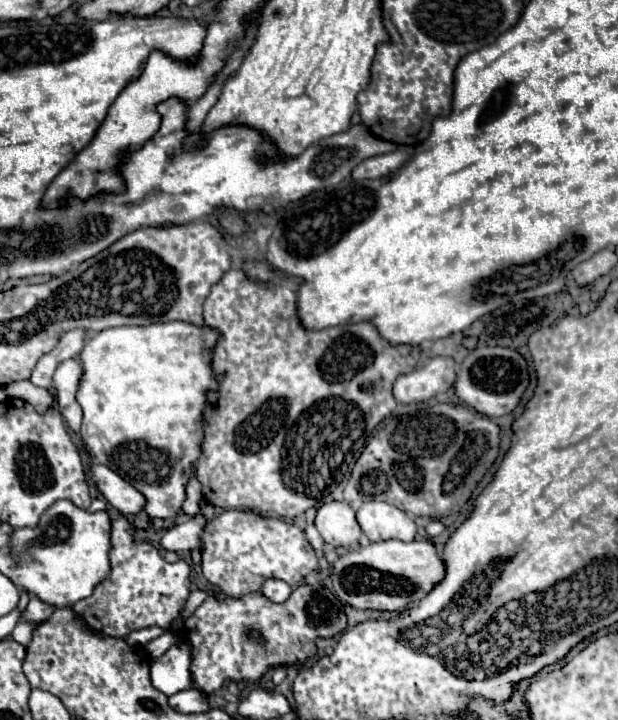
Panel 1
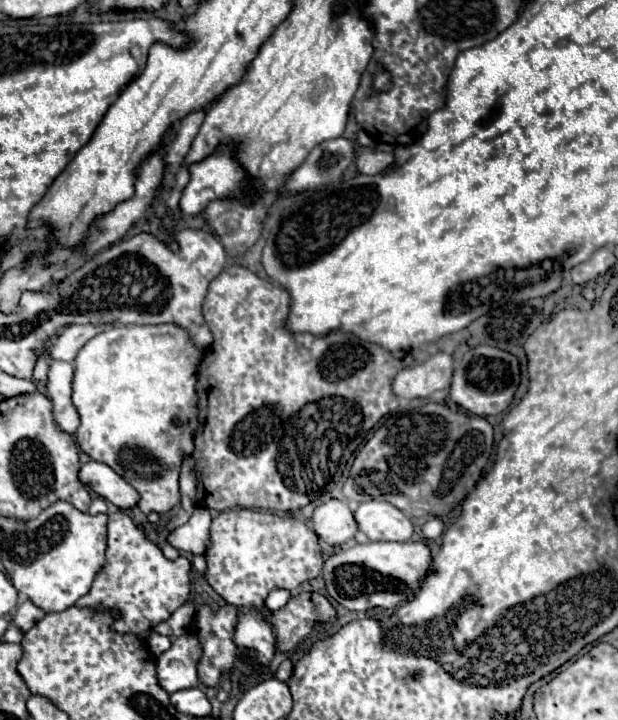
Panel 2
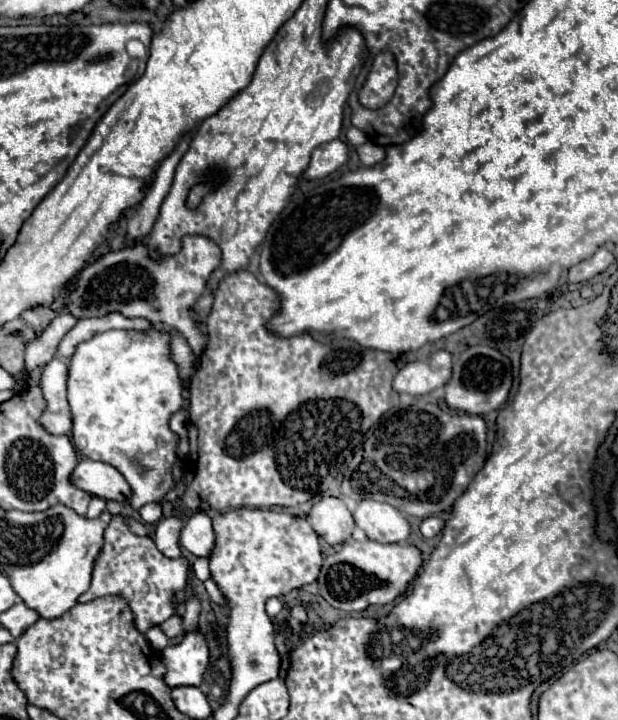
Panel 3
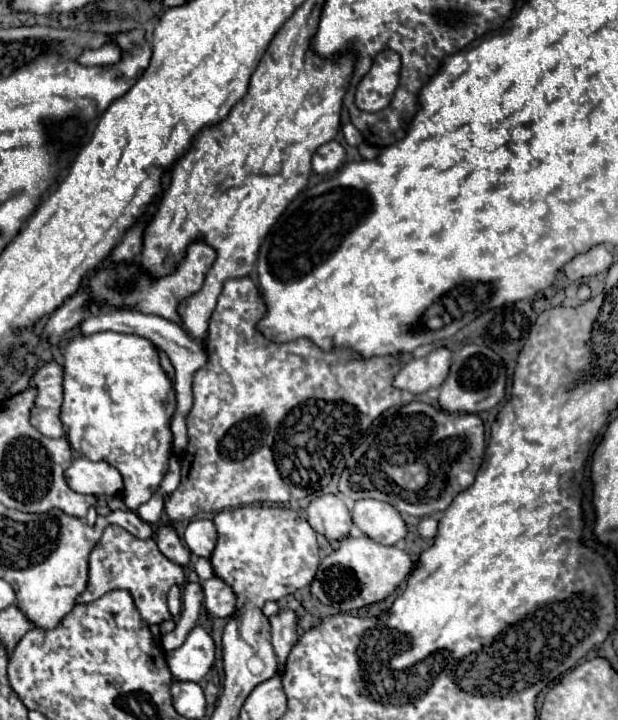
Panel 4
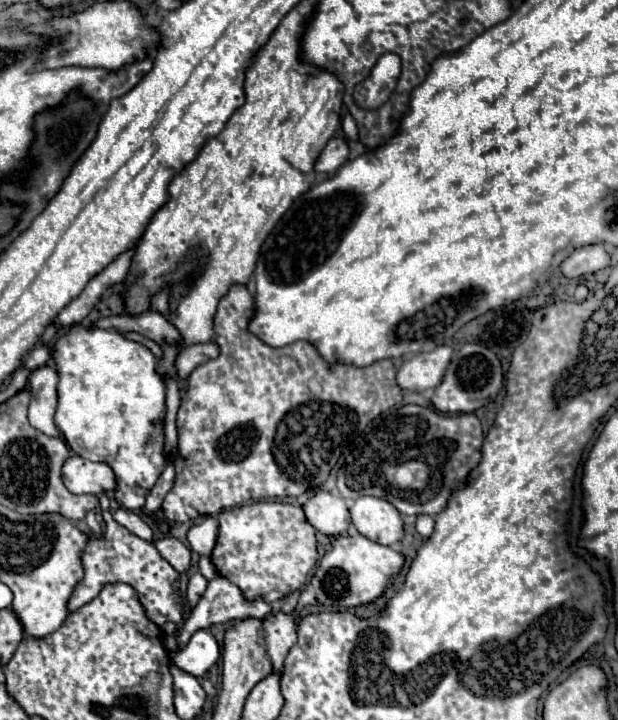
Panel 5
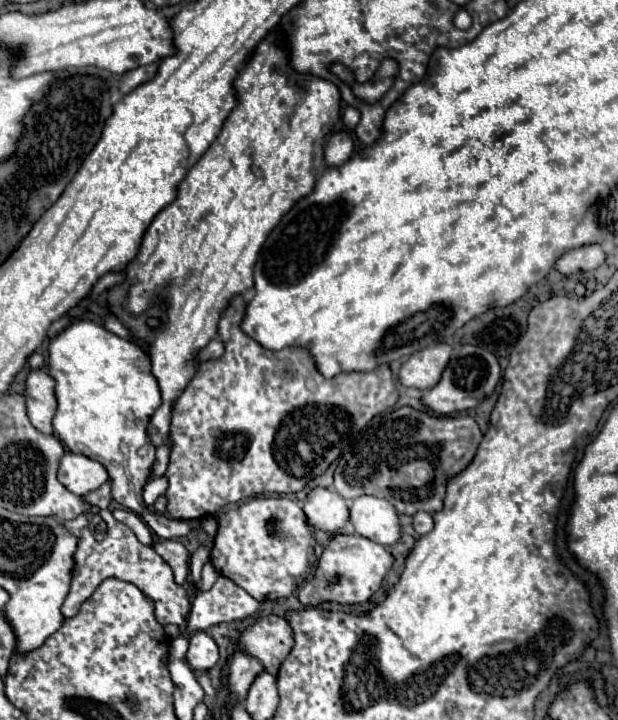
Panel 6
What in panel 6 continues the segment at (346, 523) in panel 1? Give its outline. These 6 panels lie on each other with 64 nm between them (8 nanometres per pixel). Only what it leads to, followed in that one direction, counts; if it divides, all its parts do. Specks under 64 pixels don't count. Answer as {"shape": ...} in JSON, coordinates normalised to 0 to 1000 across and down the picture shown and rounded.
{"shape":[[[505,678],[489,697],[489,708],[511,736],[531,742],[544,742],[563,725],[563,703],[557,692],[531,678]]]}

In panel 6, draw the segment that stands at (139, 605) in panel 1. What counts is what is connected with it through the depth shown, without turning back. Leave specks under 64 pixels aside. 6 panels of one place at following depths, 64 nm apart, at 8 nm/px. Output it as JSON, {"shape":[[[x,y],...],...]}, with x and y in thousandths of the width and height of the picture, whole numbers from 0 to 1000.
{"shape":[[[162,708],[162,719],[172,725],[172,747],[159,753],[146,733],[136,733],[126,742],[126,761],[120,767],[120,786],[117,786],[117,808],[113,822],[100,839],[100,853],[117,858],[126,853],[129,839],[159,817],[159,811],[172,803],[191,803],[201,808],[214,808],[223,814],[236,828],[243,828],[252,839],[252,861],[269,867],[294,867],[307,850],[307,828],[304,822],[282,808],[278,789],[249,767],[246,758],[233,758],[223,753],[217,739],[191,725],[178,708]]]}

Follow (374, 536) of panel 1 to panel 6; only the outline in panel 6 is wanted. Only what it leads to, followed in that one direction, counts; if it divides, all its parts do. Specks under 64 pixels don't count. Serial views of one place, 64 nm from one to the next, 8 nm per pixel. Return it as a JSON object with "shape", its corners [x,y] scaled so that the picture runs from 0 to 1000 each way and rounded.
{"shape":[[[583,689],[566,703],[566,725],[576,742],[618,756],[634,758],[647,747],[644,714],[631,697],[608,689]]]}

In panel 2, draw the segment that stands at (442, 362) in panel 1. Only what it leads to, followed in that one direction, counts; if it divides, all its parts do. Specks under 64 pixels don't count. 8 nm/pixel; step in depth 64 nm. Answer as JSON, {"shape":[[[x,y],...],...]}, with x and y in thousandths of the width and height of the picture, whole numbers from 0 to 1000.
{"shape":[[[709,489],[689,503],[660,508],[641,519],[634,542],[644,553],[689,553],[706,542],[728,539],[731,494]]]}

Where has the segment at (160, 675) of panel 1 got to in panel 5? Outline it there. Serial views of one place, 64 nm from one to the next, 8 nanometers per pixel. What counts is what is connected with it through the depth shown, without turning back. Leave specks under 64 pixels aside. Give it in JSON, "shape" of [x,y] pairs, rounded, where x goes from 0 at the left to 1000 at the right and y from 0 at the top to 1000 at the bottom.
{"shape":[[[320,875],[298,903],[278,906],[278,919],[298,933],[324,942],[350,922],[353,911],[356,906],[346,883],[337,875]]]}

